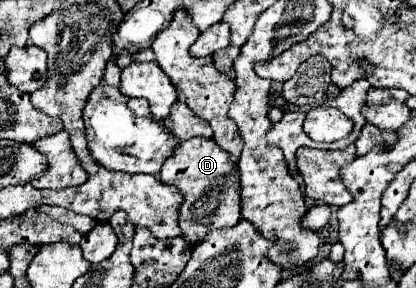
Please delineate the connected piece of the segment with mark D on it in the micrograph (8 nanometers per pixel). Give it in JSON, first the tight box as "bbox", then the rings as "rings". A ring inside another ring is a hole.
{"bbox":[160,138,242,246],"rings":[[[192,138],[192,140],[182,142],[176,148],[174,156],[164,162],[160,178],[166,184],[178,186],[180,192],[184,194],[184,204],[180,206],[178,222],[180,222],[184,240],[188,240],[192,246],[198,244],[208,232],[218,230],[218,228],[230,228],[240,220],[240,202],[242,202],[240,200],[240,176],[236,172],[236,164],[232,164],[230,156],[214,140],[210,140],[210,138]]]}

